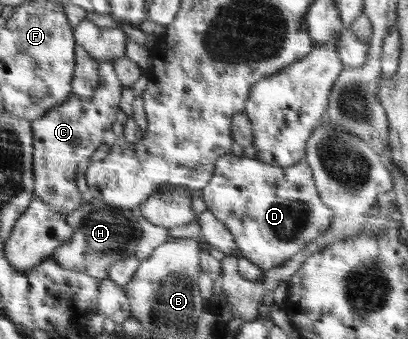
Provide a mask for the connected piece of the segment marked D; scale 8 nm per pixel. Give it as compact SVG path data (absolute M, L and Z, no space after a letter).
M233 154L220 158L211 180L203 187L203 201L207 210L213 214L231 233L237 246L237 255L257 265L263 272L279 268L291 257L295 257L312 239L317 239L329 229L333 210L327 208L319 198L314 185L313 171L302 160L296 165L283 168L251 159L251 157L235 157Z

